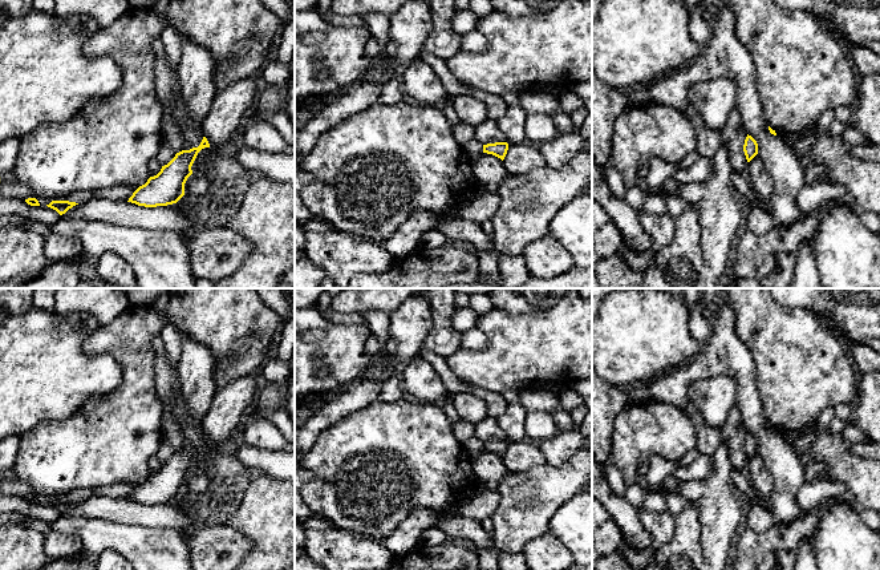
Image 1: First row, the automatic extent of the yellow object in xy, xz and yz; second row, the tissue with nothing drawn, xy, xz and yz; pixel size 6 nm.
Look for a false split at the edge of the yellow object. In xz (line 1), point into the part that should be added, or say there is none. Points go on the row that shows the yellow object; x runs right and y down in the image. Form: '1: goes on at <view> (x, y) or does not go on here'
1: does not go on here

